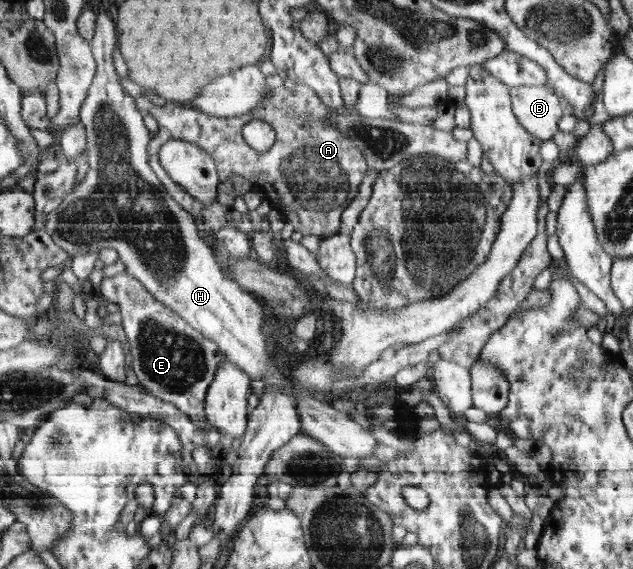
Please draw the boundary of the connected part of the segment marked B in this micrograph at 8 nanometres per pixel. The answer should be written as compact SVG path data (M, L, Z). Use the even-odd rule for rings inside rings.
M521 86L513 87L511 92L513 110L528 132L543 141L552 140L560 132L557 124L563 118L565 108L564 98L556 90L551 90L549 86Z

